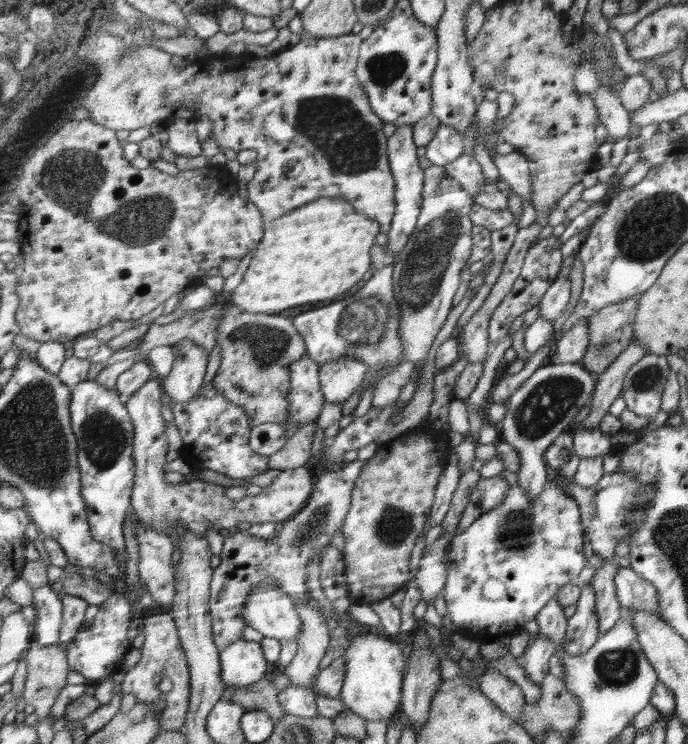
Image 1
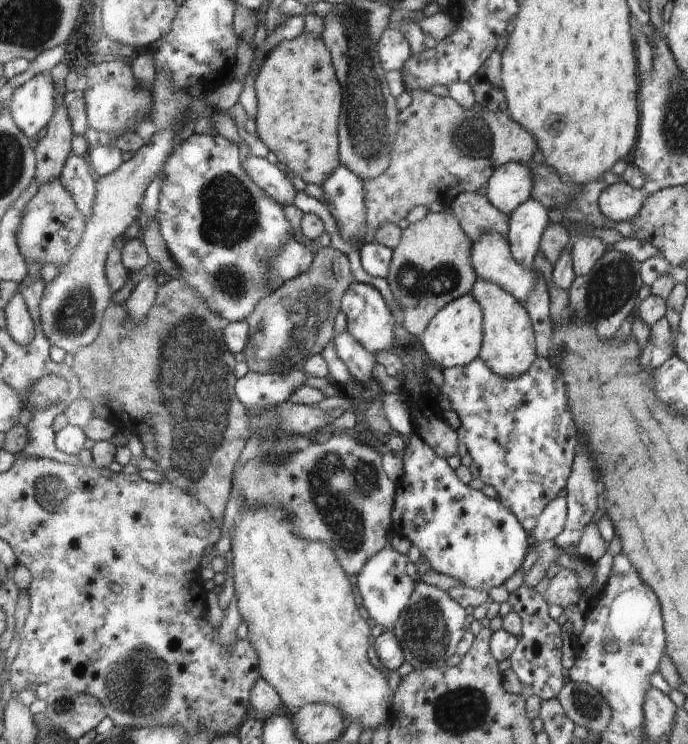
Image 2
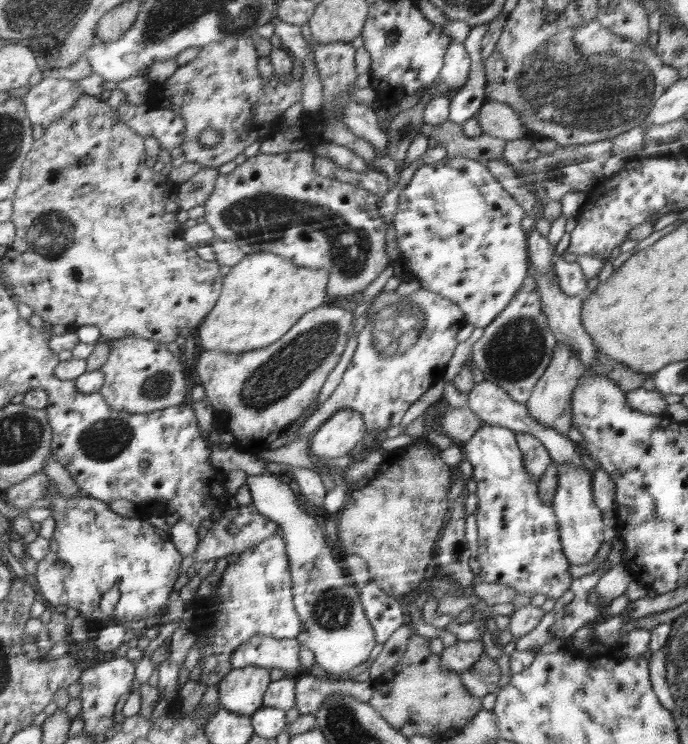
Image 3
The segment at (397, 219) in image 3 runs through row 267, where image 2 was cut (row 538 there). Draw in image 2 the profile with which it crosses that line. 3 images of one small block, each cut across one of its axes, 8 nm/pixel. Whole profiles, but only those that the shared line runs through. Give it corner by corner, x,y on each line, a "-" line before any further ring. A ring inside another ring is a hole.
418,435
409,437
401,459
403,472
396,482
399,486
395,510
392,511
392,534
411,540
411,544
420,550
422,558
432,566
432,570
452,576
466,587
488,593
490,588
504,584
522,566
530,546
527,529
515,513
504,503
500,504
498,499
488,498
484,492
460,482
456,471
448,465
446,459

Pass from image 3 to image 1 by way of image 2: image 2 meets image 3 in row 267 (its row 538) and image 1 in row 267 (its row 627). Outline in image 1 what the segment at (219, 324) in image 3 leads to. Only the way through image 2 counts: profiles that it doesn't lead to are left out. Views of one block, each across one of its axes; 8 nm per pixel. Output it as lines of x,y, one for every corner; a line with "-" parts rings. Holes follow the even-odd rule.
322,198
300,209
291,210
278,220
266,223
263,238
253,256
240,284
232,293
231,305
248,313
278,314
282,310
312,304
320,300
332,300
344,290
352,288
370,268
370,248
378,236
375,219
356,212
352,204
340,198

